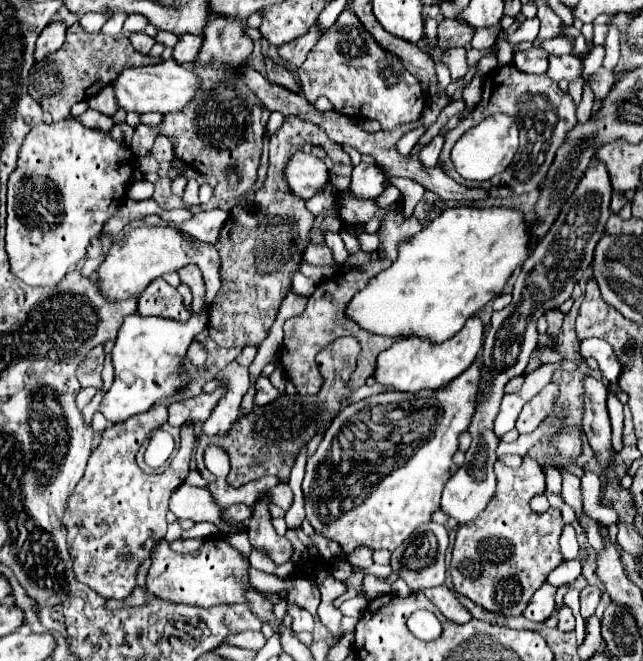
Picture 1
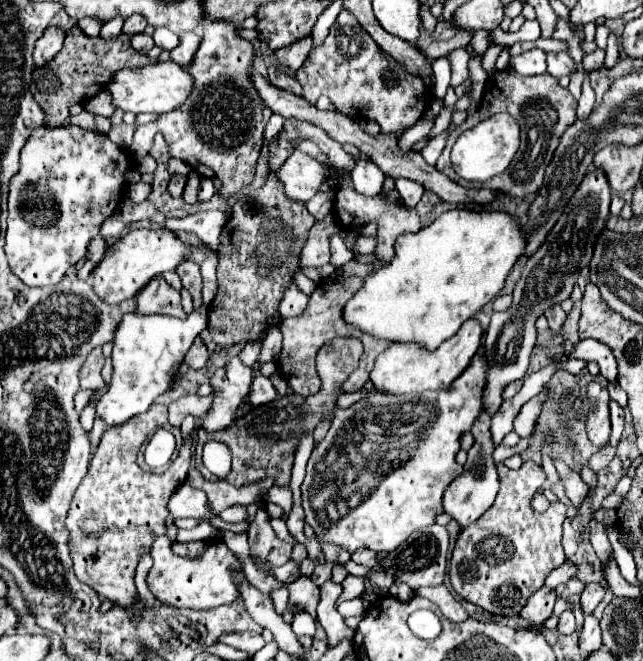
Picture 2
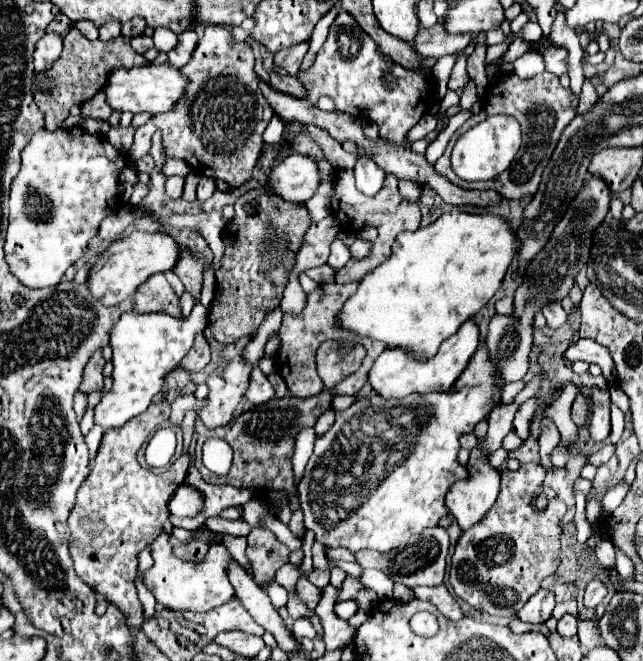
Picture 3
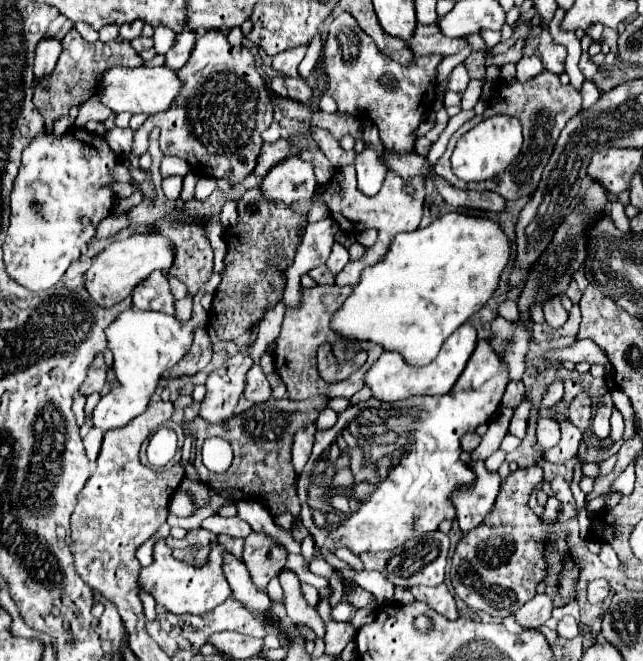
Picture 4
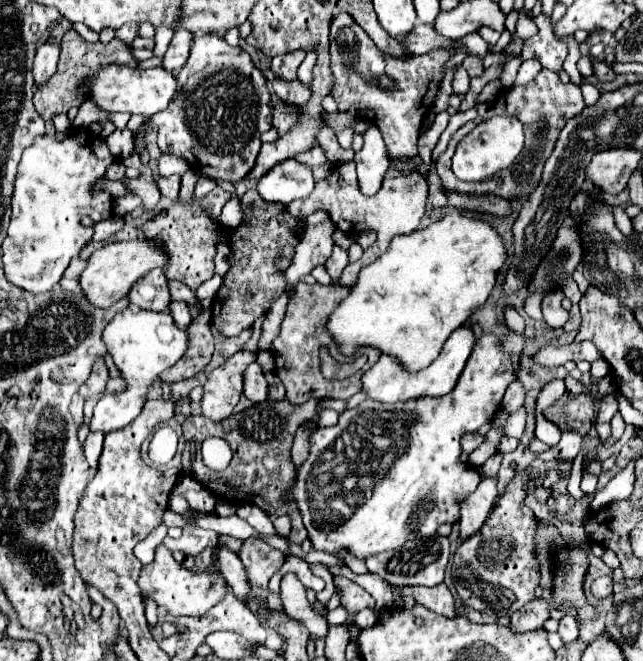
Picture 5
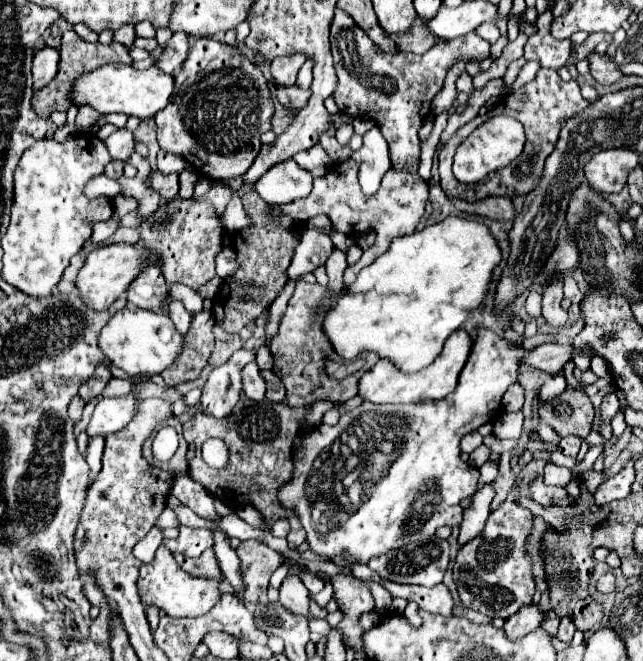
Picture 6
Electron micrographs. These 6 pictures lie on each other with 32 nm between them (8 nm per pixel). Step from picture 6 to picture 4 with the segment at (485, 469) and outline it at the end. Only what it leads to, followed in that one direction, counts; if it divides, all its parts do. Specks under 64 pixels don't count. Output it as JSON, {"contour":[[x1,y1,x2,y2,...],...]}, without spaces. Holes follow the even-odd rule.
{"contour":[[496,450,486,462,484,462,484,466,486,466,486,470,488,472,498,472,498,468,500,468,500,464,504,462,504,450]]}

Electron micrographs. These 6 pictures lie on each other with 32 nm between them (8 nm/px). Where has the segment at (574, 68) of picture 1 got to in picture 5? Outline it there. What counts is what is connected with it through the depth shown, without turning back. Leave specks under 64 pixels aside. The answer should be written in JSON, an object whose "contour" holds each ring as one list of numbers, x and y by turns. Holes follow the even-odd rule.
{"contour":[[540,14,532,20,538,24,538,34,524,42,522,58,538,58,544,68,560,72,568,56,568,44,552,34,551,19,548,16]]}

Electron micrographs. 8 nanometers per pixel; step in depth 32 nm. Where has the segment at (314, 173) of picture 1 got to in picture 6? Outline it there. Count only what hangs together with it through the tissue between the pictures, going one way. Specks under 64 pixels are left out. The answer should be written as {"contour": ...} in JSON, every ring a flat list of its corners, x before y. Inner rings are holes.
{"contour":[[290,158,274,164,266,174,262,174,254,188,268,204,282,206,308,196,312,190,312,176,306,170,300,170,298,164]]}

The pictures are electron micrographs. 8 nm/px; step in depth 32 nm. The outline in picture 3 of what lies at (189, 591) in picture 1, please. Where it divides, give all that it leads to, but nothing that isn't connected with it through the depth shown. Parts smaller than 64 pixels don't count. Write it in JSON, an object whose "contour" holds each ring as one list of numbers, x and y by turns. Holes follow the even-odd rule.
{"contour":[[162,534,152,542,152,558,154,564,142,574,146,588,154,594,156,602,174,612,208,612,228,600,232,600,232,584,226,576,228,560,232,558,222,544,212,544,206,558,202,562,186,562,172,554,172,546,168,544,168,536]]}

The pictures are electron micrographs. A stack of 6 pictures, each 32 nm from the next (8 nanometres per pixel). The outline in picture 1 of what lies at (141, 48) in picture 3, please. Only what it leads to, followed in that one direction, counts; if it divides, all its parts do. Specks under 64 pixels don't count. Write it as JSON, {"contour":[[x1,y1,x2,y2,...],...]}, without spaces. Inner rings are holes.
{"contour":[[144,32,132,34,132,36,130,36,130,42,132,42,132,46,134,46,138,52,144,52,144,54,148,54,150,48,154,46,154,38,148,36,148,34,144,34]]}

